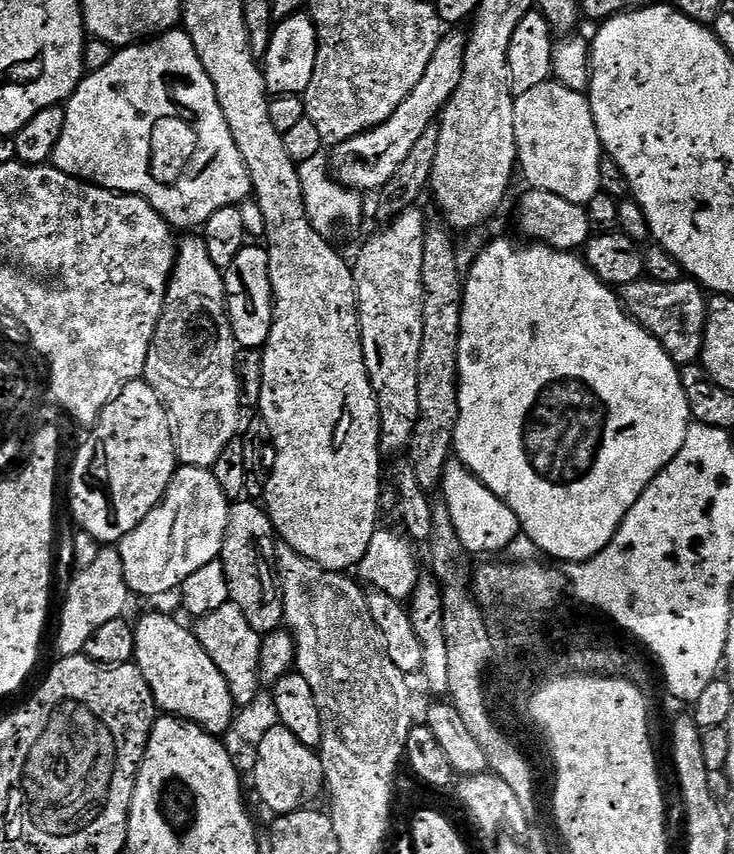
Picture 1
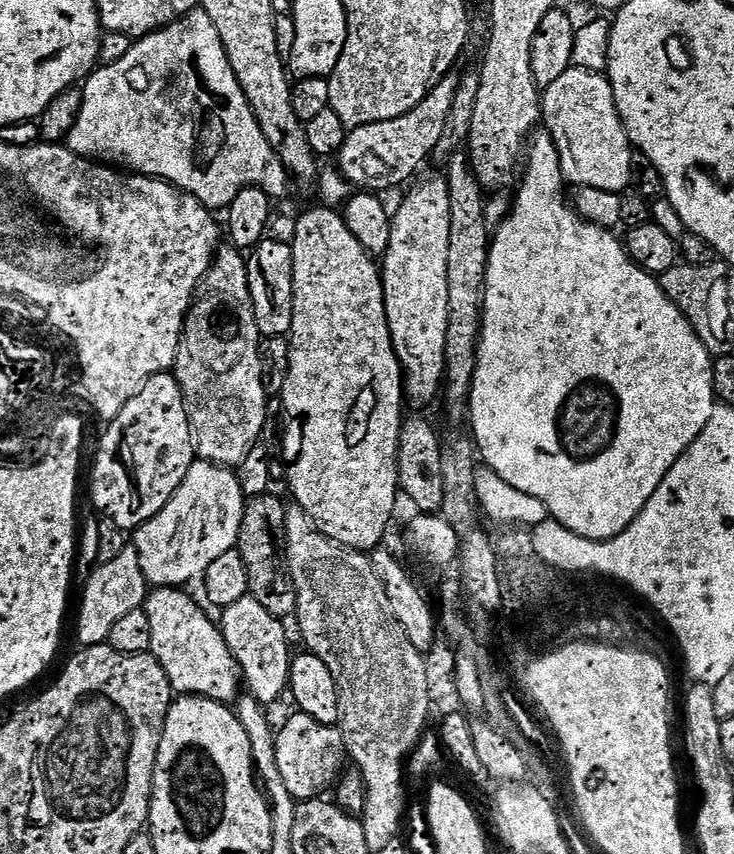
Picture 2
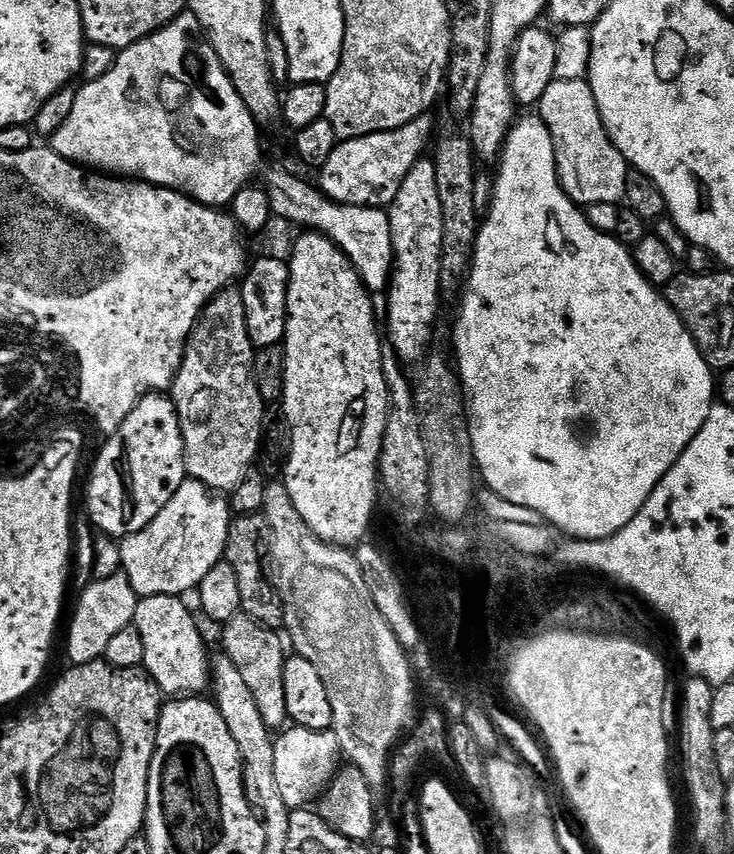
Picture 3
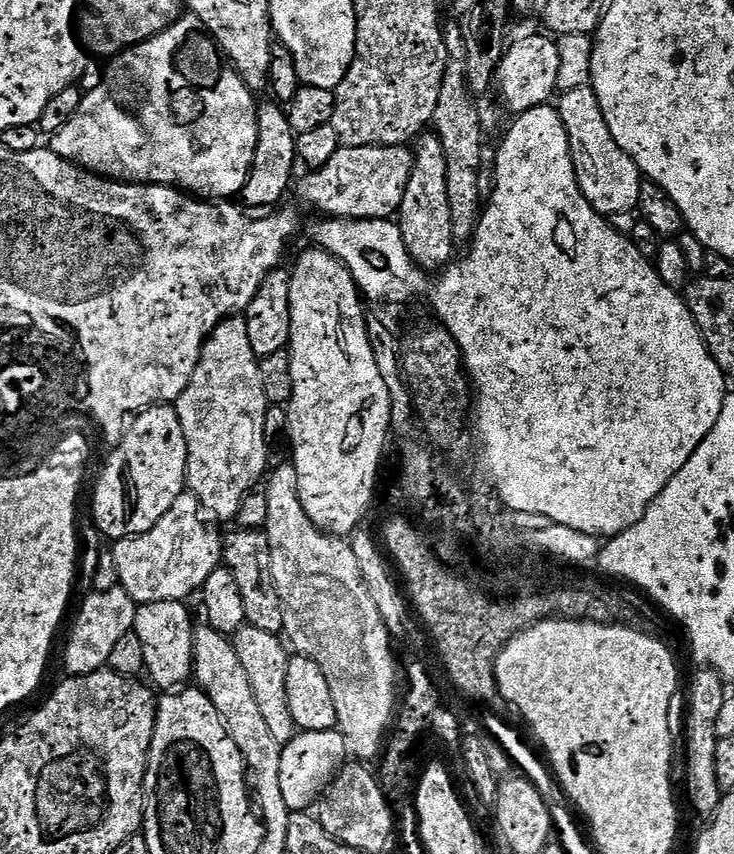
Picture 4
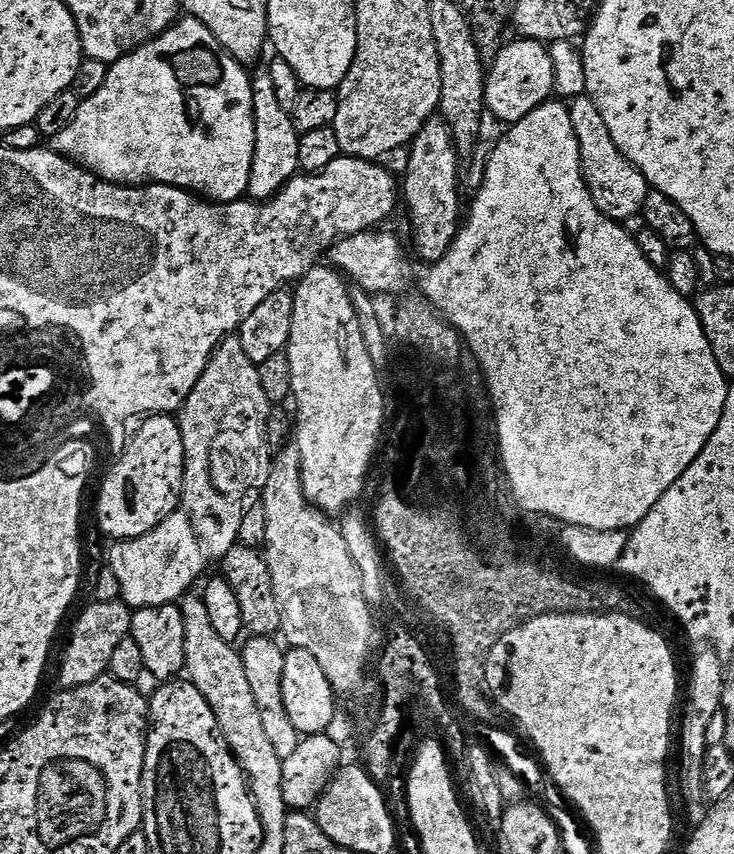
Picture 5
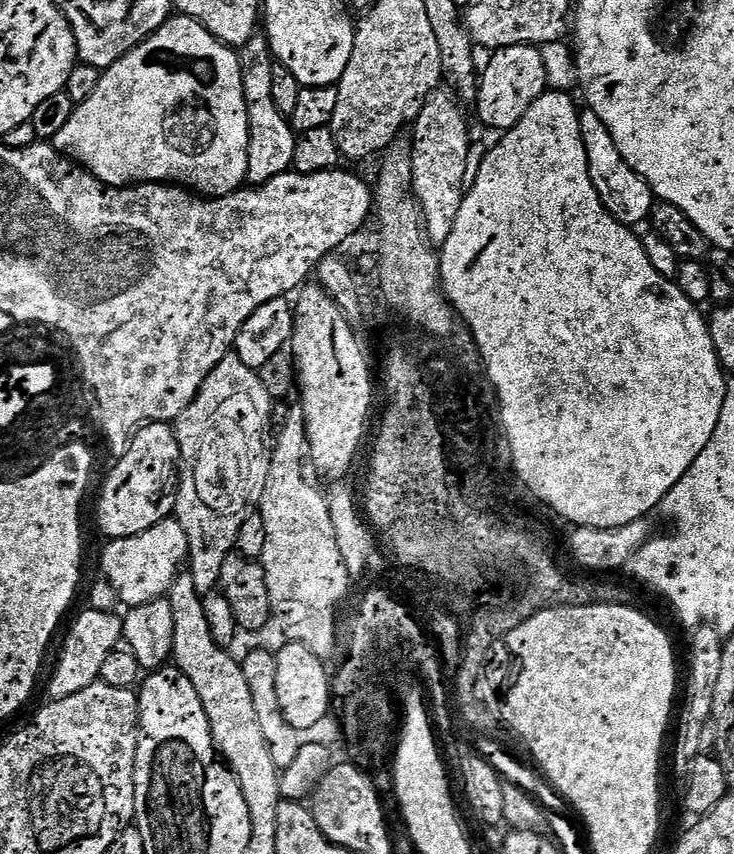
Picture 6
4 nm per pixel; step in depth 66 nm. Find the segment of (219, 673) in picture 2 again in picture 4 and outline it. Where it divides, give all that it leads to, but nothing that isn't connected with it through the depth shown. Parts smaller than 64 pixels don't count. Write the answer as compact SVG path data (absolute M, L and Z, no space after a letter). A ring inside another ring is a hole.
M171 600L170 602L154 602L153 604L142 604L136 610L136 640L142 642L142 654L144 655L144 666L147 675L152 675L151 683L160 690L176 690L181 686L189 683L190 677L193 675L194 642L192 641L194 621L188 613L187 603L179 600Z

